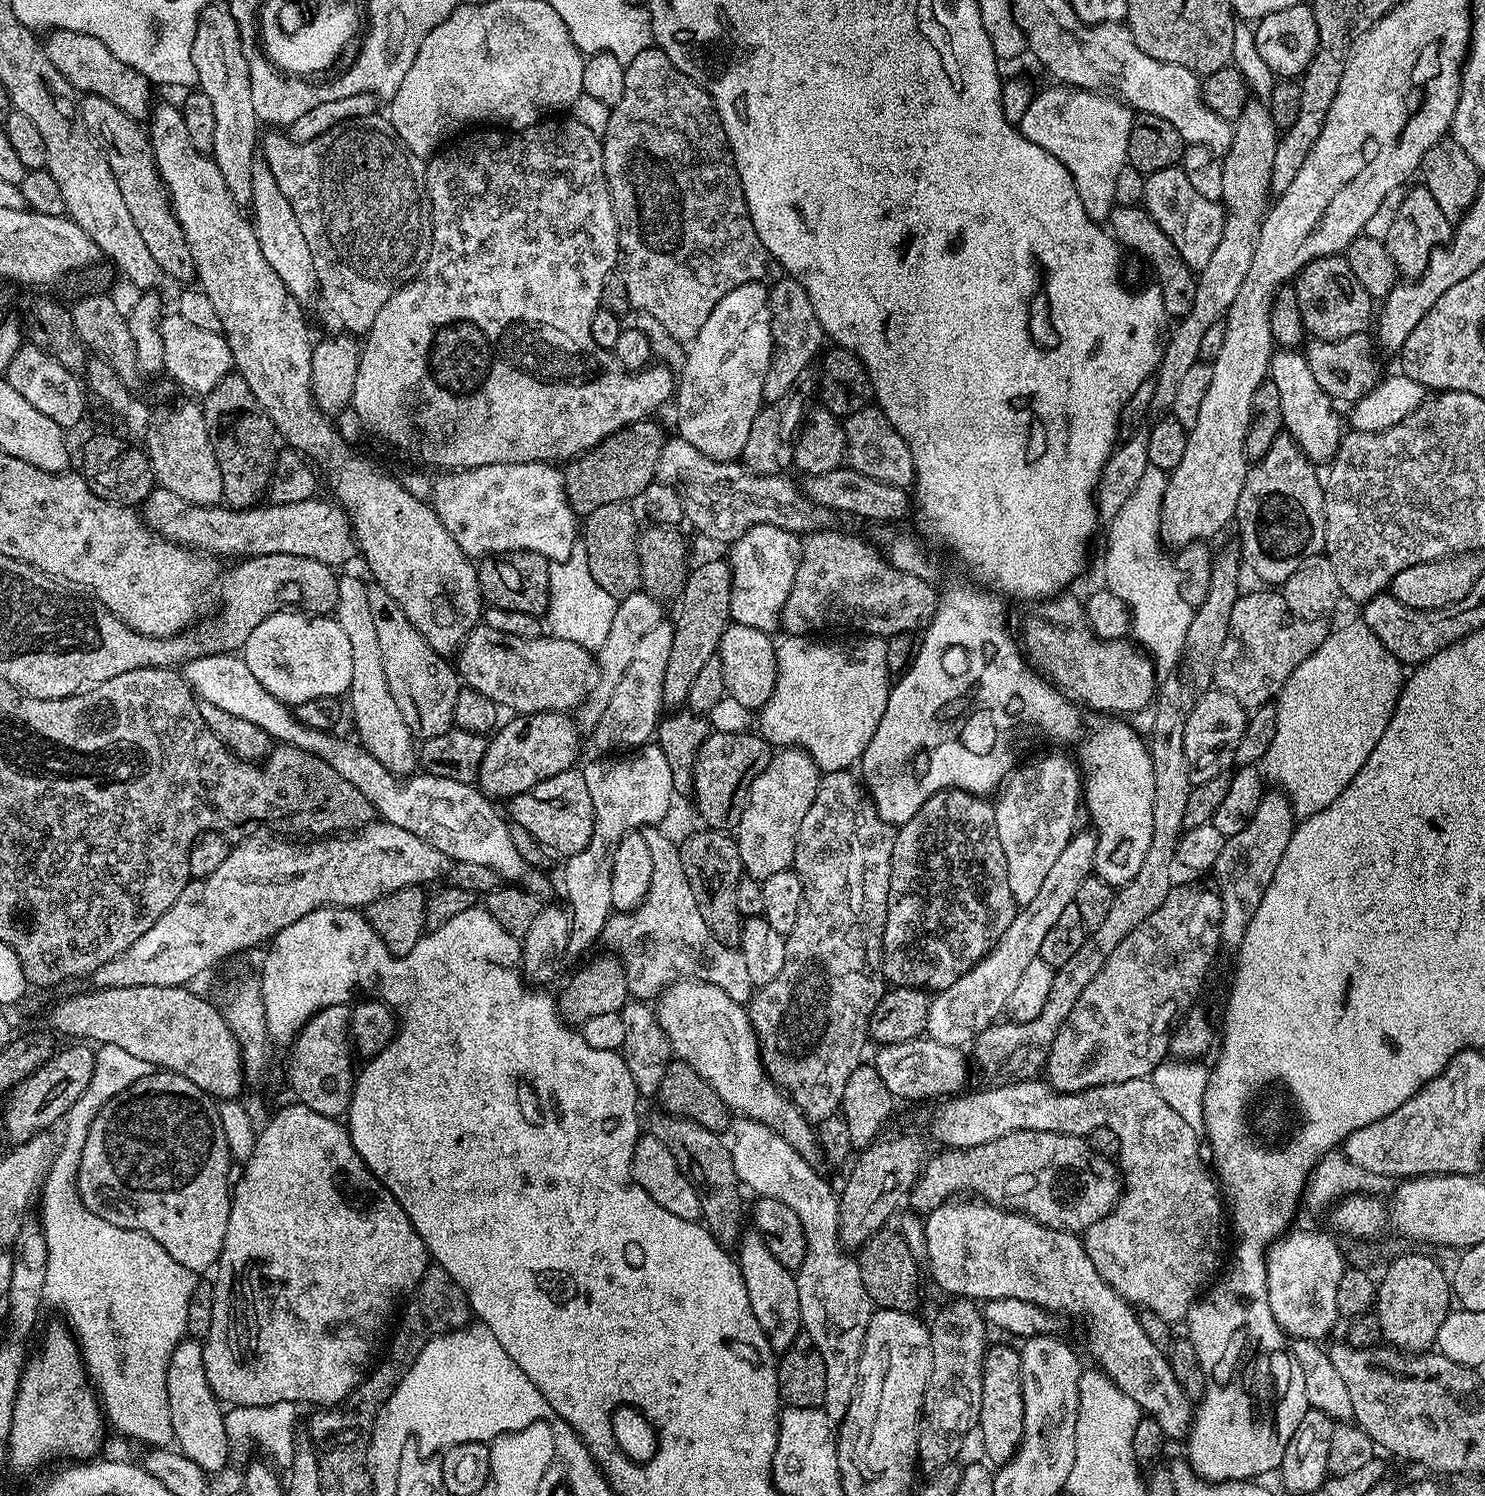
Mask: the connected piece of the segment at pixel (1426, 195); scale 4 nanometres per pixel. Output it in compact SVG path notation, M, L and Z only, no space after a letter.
M1423 186L1411 188L1403 193L1404 201L1398 206L1395 205L1392 225L1384 239L1397 273L1404 278L1421 276L1428 265L1428 255L1435 248L1447 244L1454 231L1453 221L1446 214L1442 214L1442 206L1434 202L1434 194L1430 194L1430 190Z

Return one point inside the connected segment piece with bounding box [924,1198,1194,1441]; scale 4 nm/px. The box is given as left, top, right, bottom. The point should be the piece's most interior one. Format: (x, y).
(975, 1251)

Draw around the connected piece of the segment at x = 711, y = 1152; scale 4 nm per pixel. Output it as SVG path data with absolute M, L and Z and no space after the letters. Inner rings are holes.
M656 1110L652 1117L647 1117L647 1131L670 1154L674 1154L674 1162L678 1162L681 1172L694 1186L700 1203L700 1215L702 1223L708 1229L708 1235L715 1238L717 1244L723 1248L732 1250L739 1245L742 1235L740 1228L740 1192L742 1185L736 1176L732 1153L729 1145L724 1144L717 1133L706 1130L689 1120L683 1120L677 1116L669 1116L663 1110Z

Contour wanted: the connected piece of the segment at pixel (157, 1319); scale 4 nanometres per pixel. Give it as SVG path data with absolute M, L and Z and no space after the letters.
M102 1044L95 1049L95 1054L94 1075L90 1078L90 1086L86 1086L86 1090L82 1090L82 1098L78 1098L78 1102L74 1102L74 1106L70 1106L68 1115L62 1121L63 1128L65 1127L64 1141L62 1139L59 1141L55 1162L52 1163L52 1169L48 1172L48 1177L44 1179L42 1189L42 1204L44 1200L42 1231L46 1238L46 1246L48 1247L48 1265L46 1266L46 1286L43 1287L43 1296L48 1306L51 1305L58 1310L63 1309L70 1320L71 1323L69 1322L69 1325L74 1331L81 1347L81 1356L84 1359L89 1379L92 1380L99 1394L101 1405L106 1411L109 1423L111 1425L113 1423L118 1431L128 1434L136 1440L148 1443L149 1447L169 1447L175 1441L175 1436L173 1434L173 1418L170 1414L169 1394L166 1391L166 1370L169 1368L169 1360L174 1349L176 1349L187 1333L190 1296L196 1288L198 1276L197 1273L186 1270L186 1266L178 1266L178 1262L174 1262L174 1258L170 1258L170 1254L166 1254L166 1250L162 1250L162 1246L158 1246L158 1242L154 1242L154 1238L150 1238L145 1232L135 1232L129 1228L114 1226L110 1222L103 1220L96 1212L91 1212L80 1200L80 1191L76 1189L76 1172L80 1168L82 1149L86 1146L86 1138L94 1118L102 1110L102 1106L106 1106L106 1102L110 1102L115 1096L122 1094L130 1086L134 1086L134 1082L146 1078L154 1070L154 1066L150 1062L136 1057L135 1054L130 1054L127 1050L122 1050L122 1046Z

